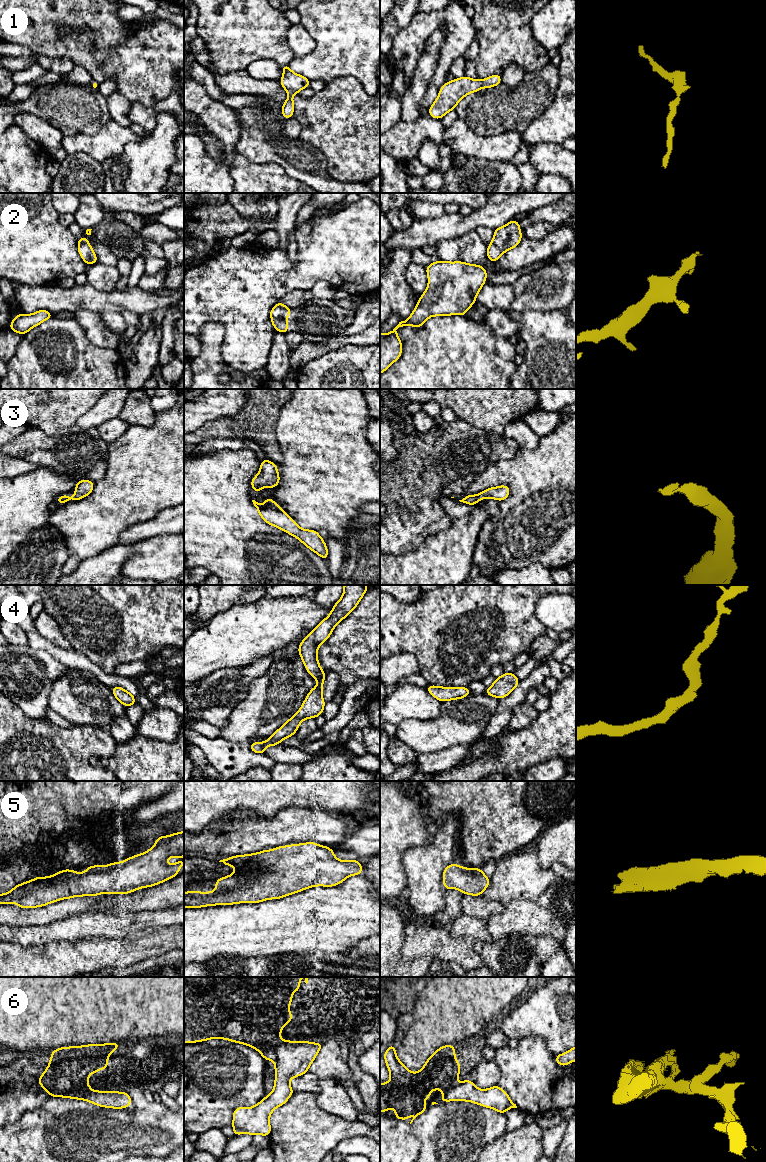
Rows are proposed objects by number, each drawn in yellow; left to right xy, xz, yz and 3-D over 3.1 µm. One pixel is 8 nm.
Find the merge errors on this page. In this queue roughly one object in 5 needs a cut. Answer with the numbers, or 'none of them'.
6

